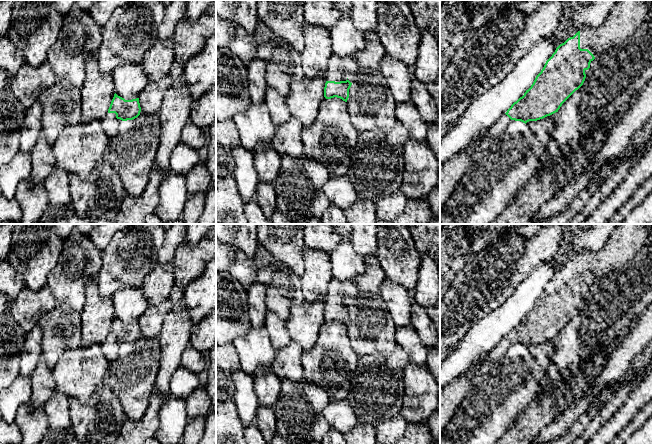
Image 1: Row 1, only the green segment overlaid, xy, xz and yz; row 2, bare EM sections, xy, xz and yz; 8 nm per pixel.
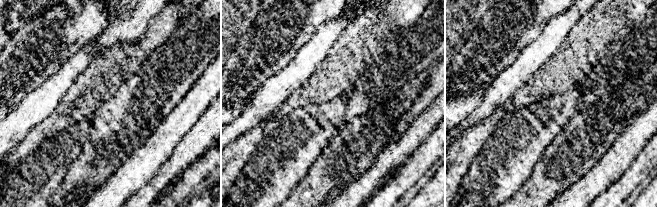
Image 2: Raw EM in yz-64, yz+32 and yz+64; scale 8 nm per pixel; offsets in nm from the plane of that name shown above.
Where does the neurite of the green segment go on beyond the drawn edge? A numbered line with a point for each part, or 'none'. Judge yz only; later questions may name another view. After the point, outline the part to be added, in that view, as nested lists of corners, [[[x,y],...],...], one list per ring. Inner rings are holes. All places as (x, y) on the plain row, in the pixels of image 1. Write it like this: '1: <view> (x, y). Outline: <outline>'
1: yz (626, 240). Outline: [[[621,224],[609,236],[604,246],[598,251],[585,250],[580,255],[580,272],[588,273],[595,282],[601,283],[622,265],[630,261],[643,247],[652,231],[652,224]]]
2: yz (498, 352). Outline: [[[503,338],[487,356],[482,358],[482,368],[501,360],[510,346],[511,343],[506,338]]]

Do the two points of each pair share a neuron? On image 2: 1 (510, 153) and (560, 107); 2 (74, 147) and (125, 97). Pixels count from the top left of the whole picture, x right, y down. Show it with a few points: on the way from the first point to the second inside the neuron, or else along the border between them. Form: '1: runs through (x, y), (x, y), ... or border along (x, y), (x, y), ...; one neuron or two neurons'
1: runs through (522, 141), (548, 115); one neuron
2: border along (93, 126), (81, 153); two neurons

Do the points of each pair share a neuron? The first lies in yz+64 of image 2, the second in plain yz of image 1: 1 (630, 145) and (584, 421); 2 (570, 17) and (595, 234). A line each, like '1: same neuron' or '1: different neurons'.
1: same neuron
2: different neurons

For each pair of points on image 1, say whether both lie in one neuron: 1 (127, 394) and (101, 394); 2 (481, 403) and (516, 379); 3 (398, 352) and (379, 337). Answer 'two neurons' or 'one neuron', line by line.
1: two neurons
2: one neuron
3: two neurons

